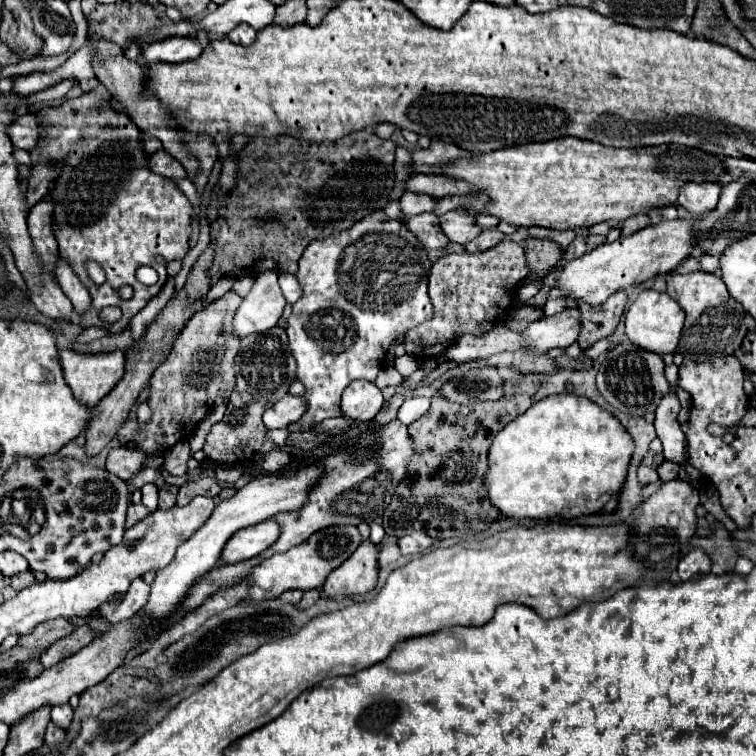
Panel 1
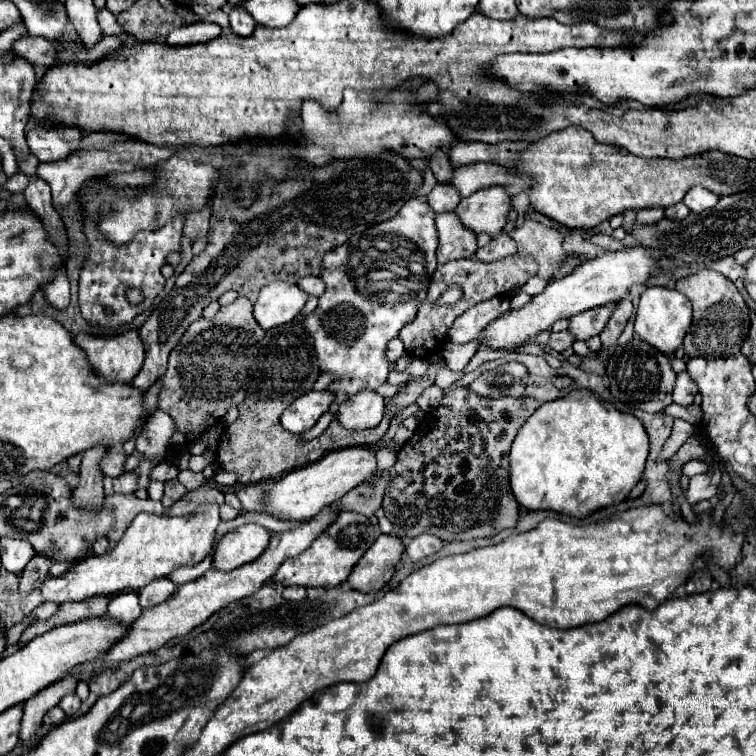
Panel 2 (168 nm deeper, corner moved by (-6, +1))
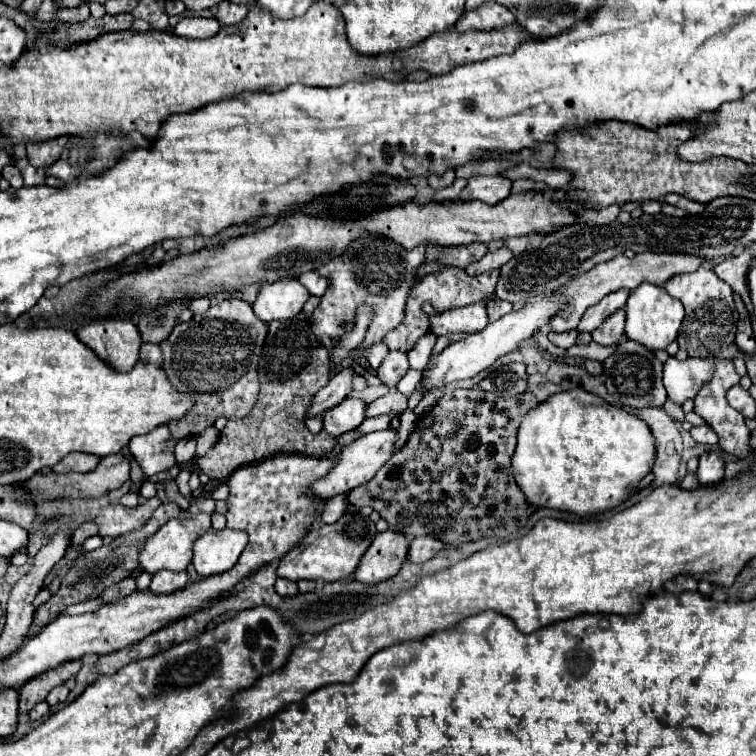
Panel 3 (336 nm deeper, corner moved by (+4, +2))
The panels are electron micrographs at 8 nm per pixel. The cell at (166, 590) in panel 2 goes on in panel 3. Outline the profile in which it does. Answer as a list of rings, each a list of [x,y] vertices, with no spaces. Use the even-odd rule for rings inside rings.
[[[158,571],[150,583],[152,593],[174,593],[188,585],[188,573],[186,571]]]

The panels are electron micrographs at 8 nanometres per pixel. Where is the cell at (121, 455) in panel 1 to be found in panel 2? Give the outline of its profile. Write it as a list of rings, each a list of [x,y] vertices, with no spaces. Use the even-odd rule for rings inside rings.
[[[108,452],[108,454],[104,454],[104,460],[100,462],[100,468],[102,468],[102,472],[104,472],[106,476],[116,478],[116,476],[120,476],[120,474],[126,472],[126,470],[124,470],[124,460],[126,460],[126,458],[128,458],[128,456],[126,456],[124,452],[118,452],[118,454]]]

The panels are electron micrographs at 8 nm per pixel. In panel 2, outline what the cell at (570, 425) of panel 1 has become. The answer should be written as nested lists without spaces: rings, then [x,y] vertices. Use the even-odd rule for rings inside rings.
[[[578,388],[564,398],[544,402],[524,422],[508,454],[510,488],[516,496],[516,502],[524,510],[554,510],[574,518],[586,518],[600,508],[620,504],[630,494],[630,490],[642,478],[646,456],[648,434],[644,426],[640,426],[640,420],[632,414],[618,412],[614,404],[600,400],[592,390]]]

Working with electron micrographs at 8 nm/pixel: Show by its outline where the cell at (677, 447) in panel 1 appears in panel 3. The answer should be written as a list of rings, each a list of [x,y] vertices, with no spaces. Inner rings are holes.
[[[730,343],[730,347],[718,351],[718,355],[710,355],[706,359],[688,357],[686,361],[678,361],[670,357],[664,363],[664,387],[668,391],[668,399],[682,405],[688,397],[696,397],[700,387],[706,385],[706,379],[714,375],[714,363],[718,363],[718,359],[732,361],[738,355],[740,355],[738,347]]]

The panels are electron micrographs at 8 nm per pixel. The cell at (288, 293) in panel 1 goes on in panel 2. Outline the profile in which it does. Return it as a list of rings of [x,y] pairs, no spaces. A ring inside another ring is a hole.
[[[304,276],[304,280],[298,280],[296,284],[308,296],[320,296],[324,292],[324,282],[318,276]]]

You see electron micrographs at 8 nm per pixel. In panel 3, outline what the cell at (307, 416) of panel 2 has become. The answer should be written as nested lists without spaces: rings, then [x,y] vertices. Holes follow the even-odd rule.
[[[346,367],[346,369],[338,371],[336,375],[332,375],[330,383],[314,395],[308,415],[320,415],[320,413],[328,411],[330,407],[336,407],[338,403],[342,403],[352,391],[352,377],[354,375],[356,375],[354,367]]]

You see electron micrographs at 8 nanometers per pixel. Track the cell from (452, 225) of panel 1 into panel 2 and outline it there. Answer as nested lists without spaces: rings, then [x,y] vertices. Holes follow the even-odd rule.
[[[500,186],[480,190],[468,198],[462,198],[454,210],[460,222],[476,232],[496,236],[504,224],[510,210],[510,196]]]

